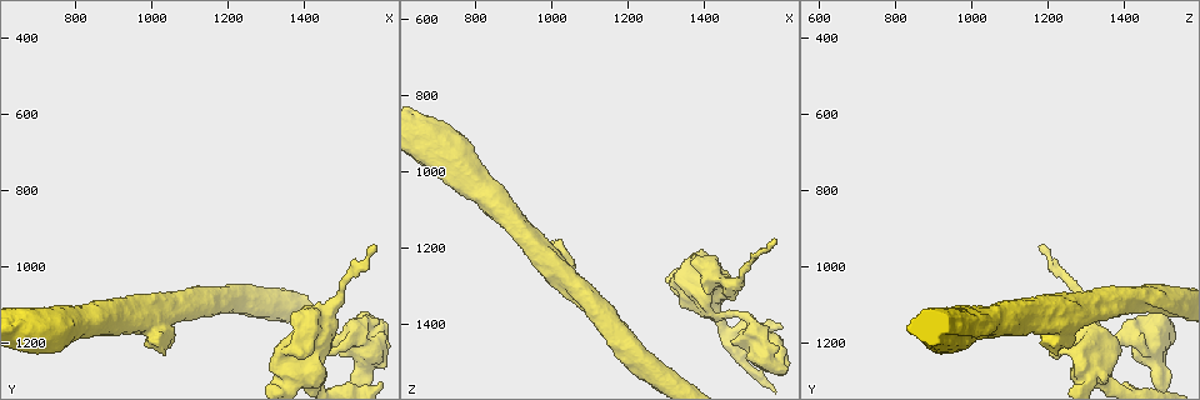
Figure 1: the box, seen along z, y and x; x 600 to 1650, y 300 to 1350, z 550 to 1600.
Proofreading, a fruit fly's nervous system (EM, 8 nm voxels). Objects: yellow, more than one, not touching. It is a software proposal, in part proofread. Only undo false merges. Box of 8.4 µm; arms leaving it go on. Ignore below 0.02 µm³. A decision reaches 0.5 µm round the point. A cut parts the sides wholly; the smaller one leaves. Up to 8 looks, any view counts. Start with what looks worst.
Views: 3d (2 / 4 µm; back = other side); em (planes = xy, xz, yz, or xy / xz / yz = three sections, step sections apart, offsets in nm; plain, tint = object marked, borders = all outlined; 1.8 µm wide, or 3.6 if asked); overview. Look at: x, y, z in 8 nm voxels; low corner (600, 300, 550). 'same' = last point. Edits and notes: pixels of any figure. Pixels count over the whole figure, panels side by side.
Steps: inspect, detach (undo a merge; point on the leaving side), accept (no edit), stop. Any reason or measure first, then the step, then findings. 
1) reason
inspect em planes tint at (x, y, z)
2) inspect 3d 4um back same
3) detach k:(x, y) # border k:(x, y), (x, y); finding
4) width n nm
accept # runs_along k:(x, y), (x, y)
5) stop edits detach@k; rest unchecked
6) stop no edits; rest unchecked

sharp bend
inspect 3d 4um back at (1410, 1205, 1305)

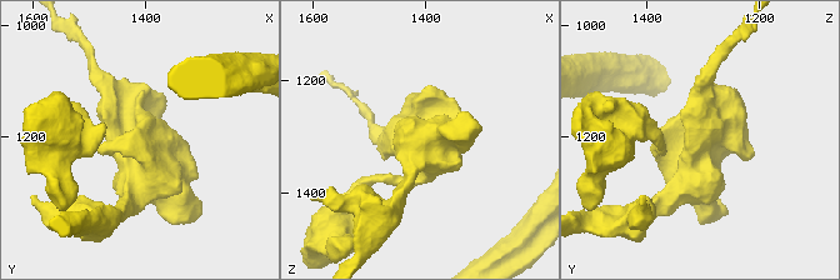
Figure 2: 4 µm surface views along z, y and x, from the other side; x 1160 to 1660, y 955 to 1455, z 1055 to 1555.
inspect em 3.6um planes plain same

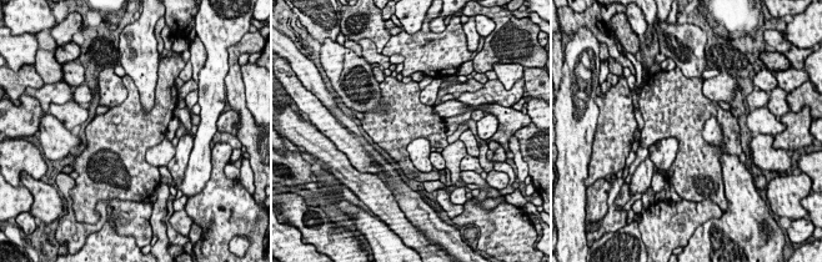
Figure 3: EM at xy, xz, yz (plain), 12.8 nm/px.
where the object lies
inspect em 3.6um planes tint same

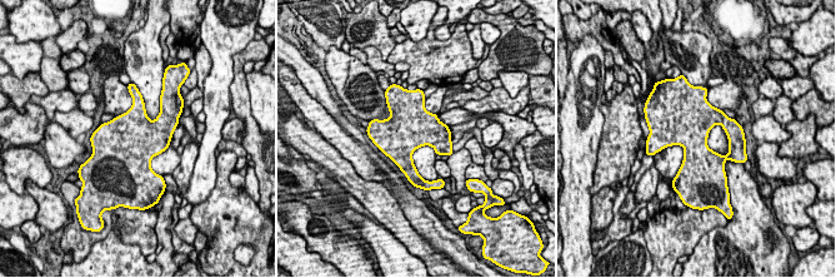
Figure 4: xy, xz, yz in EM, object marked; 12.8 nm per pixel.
accept # one neuron here

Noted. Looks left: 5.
thick turns thin
inspect 3d 4um at (990, 1130, 1230)

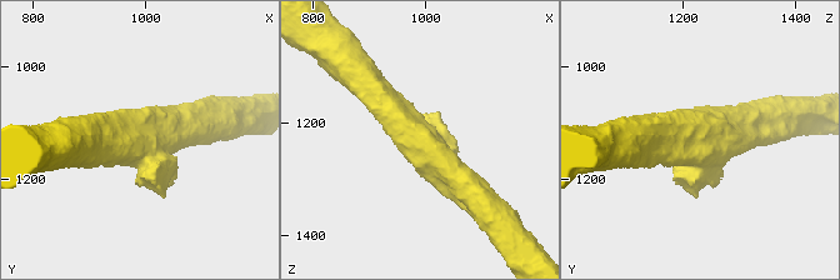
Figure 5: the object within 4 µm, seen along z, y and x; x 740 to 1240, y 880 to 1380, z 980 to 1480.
now the EM
inspect em planes tint at (990, 1135, 1235)

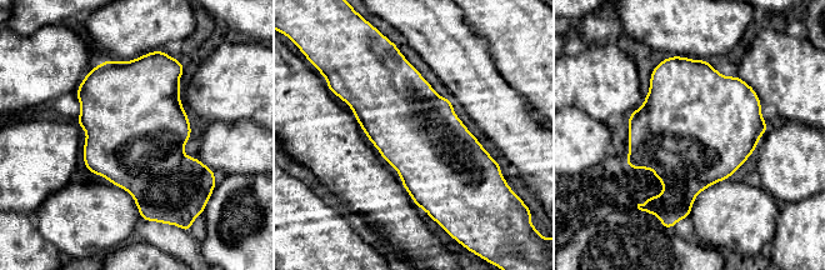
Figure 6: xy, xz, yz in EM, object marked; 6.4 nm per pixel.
accept # continuous, no second neuron

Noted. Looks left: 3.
abrupt turn
inspect 3d 4um at (1550, 1205, 1465)

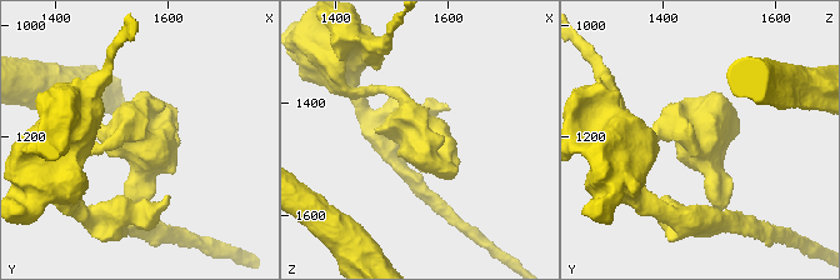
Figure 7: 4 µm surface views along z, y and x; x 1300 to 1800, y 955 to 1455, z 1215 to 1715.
inspect em 3.6um xz step 8 tint at (1555, 1210, 1465)

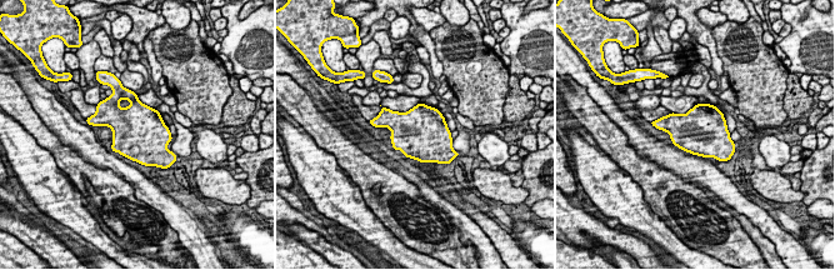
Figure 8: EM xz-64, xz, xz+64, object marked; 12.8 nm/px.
cut it another way
inspect em 3.6um planes borders same

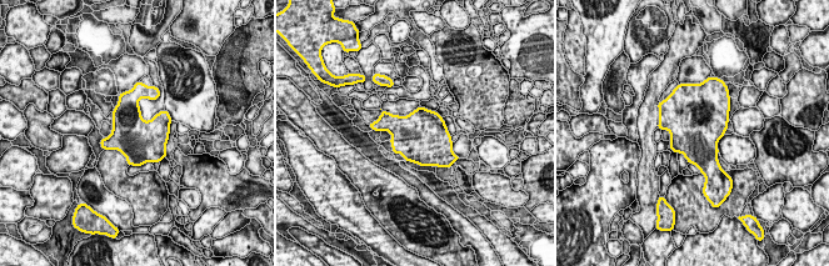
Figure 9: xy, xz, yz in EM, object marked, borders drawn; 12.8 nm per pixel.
accept # all the same neuron

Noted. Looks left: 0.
stop no edits; rest unchecked

